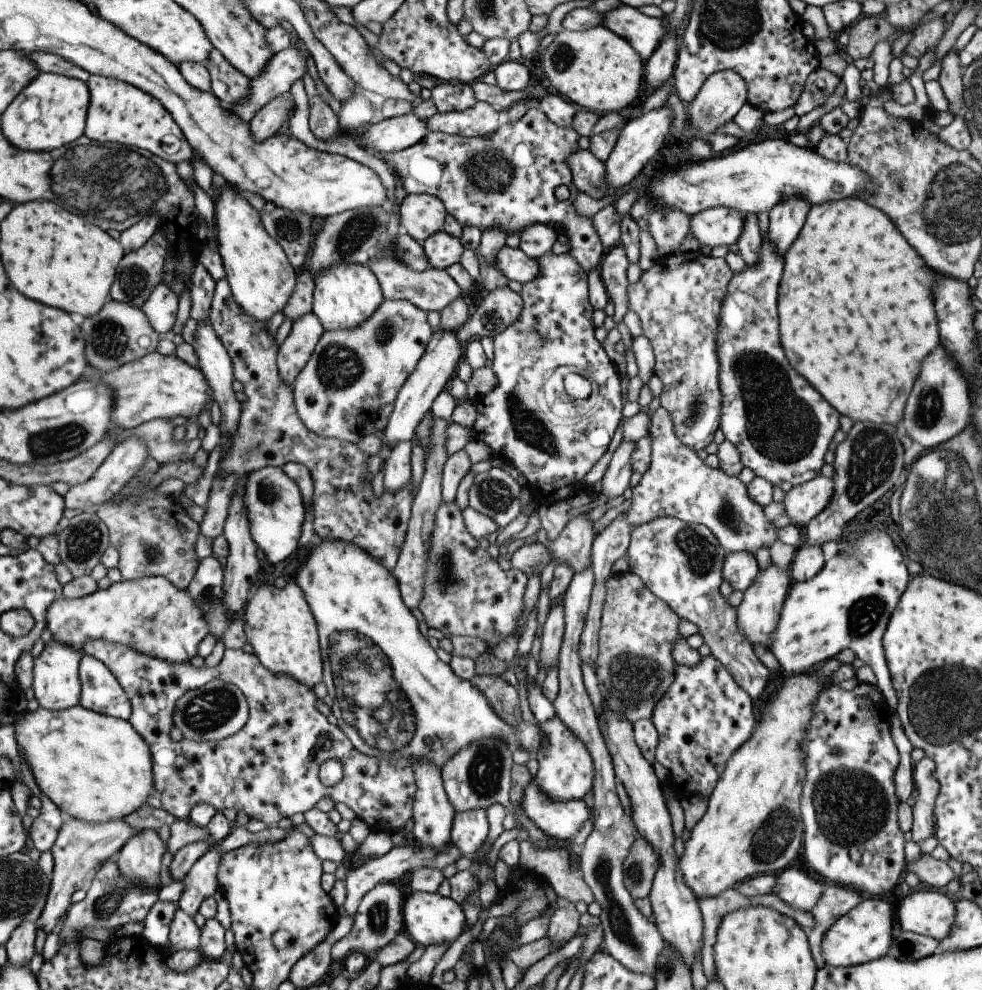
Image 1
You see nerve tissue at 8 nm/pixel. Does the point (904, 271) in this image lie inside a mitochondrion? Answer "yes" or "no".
no

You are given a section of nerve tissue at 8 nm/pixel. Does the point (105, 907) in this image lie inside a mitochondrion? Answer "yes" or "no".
yes

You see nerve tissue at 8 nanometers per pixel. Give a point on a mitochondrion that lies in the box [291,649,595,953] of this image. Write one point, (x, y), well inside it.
(485, 772)

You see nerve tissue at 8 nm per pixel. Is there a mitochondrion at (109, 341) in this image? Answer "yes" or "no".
yes

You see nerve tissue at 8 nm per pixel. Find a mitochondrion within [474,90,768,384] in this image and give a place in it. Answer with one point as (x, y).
(707, 114)

